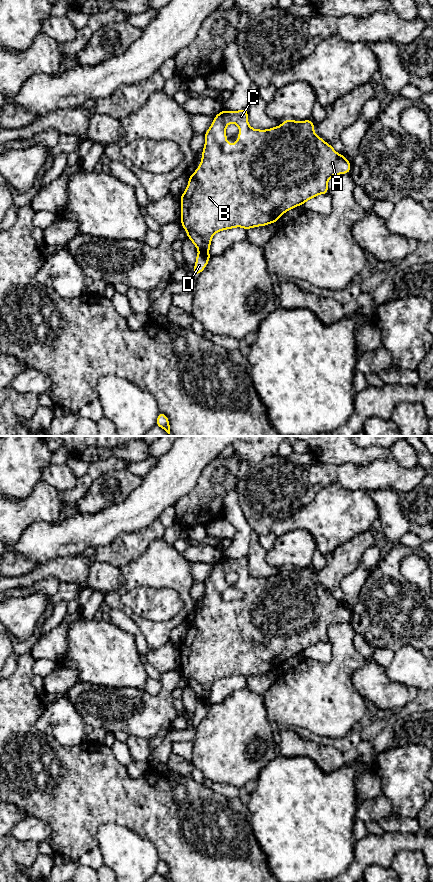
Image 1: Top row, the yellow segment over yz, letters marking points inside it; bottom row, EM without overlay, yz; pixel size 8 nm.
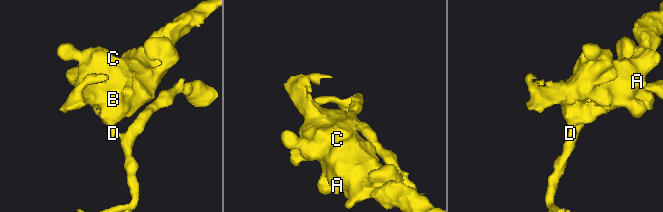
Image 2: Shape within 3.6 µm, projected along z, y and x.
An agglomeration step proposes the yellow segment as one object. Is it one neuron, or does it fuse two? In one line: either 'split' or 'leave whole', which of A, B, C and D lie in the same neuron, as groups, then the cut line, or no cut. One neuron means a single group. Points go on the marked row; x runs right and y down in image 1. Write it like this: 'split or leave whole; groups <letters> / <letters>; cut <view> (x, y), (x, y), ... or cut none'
split; groups A B C / D; cut yz (199, 251), (208, 253)

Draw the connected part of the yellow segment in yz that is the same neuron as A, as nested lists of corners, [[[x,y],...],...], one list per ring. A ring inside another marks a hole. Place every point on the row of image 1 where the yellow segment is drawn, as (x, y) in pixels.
[[[247,108],[238,111],[222,110],[218,113],[204,134],[205,145],[202,150],[202,158],[199,167],[189,176],[189,181],[186,190],[180,197],[181,202],[181,225],[187,233],[192,243],[196,246],[197,250],[201,253],[209,253],[212,238],[215,233],[223,230],[228,230],[236,227],[242,227],[246,231],[253,227],[266,226],[271,223],[277,223],[279,218],[287,211],[293,209],[296,206],[303,206],[303,204],[321,194],[328,194],[327,183],[332,176],[340,174],[348,174],[351,170],[351,162],[348,161],[343,154],[338,154],[332,145],[329,145],[321,137],[317,136],[314,132],[314,121],[304,120],[295,121],[292,119],[286,119],[283,123],[277,127],[272,127],[267,130],[253,129],[248,123],[248,111]],[[235,123],[239,127],[239,135],[237,141],[234,144],[230,144],[226,138],[226,126]]]

